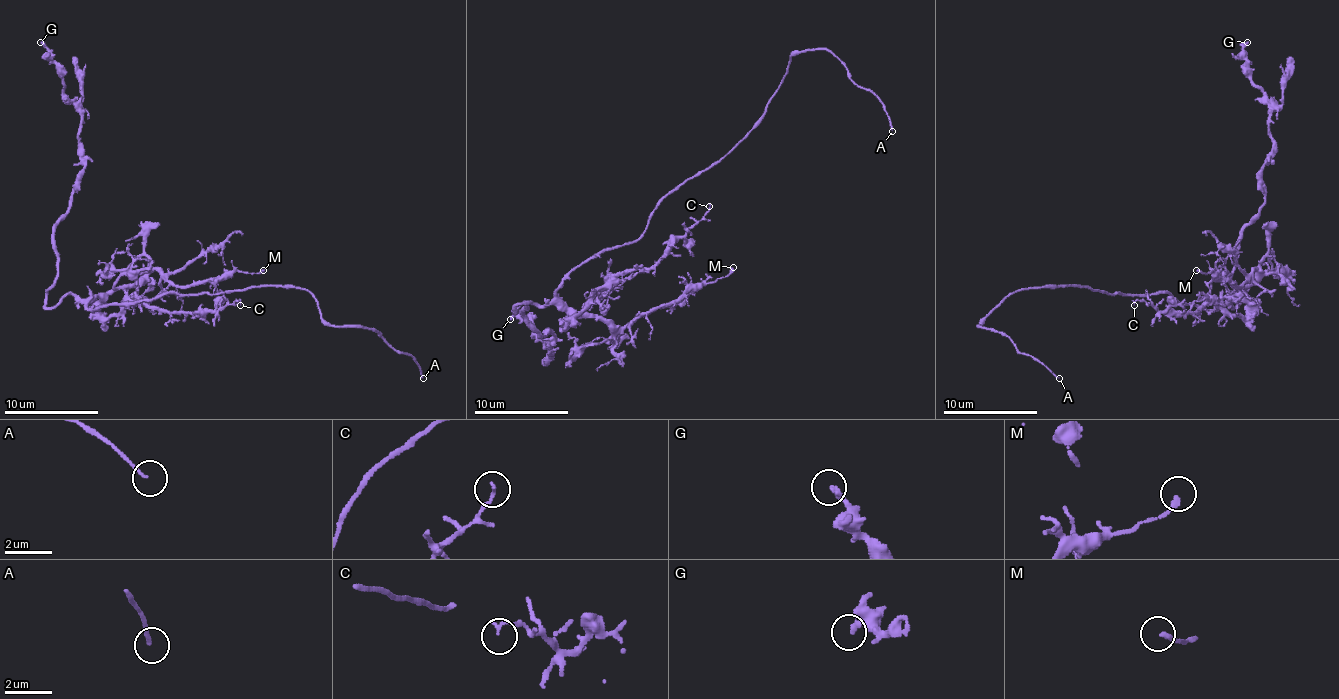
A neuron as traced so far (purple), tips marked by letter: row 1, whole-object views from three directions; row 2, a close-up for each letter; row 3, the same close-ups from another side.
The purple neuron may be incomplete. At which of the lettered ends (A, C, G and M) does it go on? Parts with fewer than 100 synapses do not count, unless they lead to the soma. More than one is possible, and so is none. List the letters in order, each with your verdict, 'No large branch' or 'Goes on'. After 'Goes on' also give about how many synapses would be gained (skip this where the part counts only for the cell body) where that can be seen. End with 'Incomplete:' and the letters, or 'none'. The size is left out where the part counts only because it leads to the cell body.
A: Goes on
C: No large branch
G: No large branch
M: No large branch
Incomplete: A

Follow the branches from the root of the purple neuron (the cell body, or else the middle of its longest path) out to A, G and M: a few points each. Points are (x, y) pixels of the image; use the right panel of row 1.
A: (1177, 301), (1170, 293), (1085, 286), (1010, 293), (977, 326), (1003, 333), (1059, 378)
G: (1177, 301), (1207, 310), (1240, 301), (1236, 247), (1264, 202), (1273, 145), (1247, 42)
M: (1177, 301), (1217, 310), (1238, 296), (1257, 270), (1238, 286), (1233, 282), (1224, 282), (1214, 272), (1196, 270)

